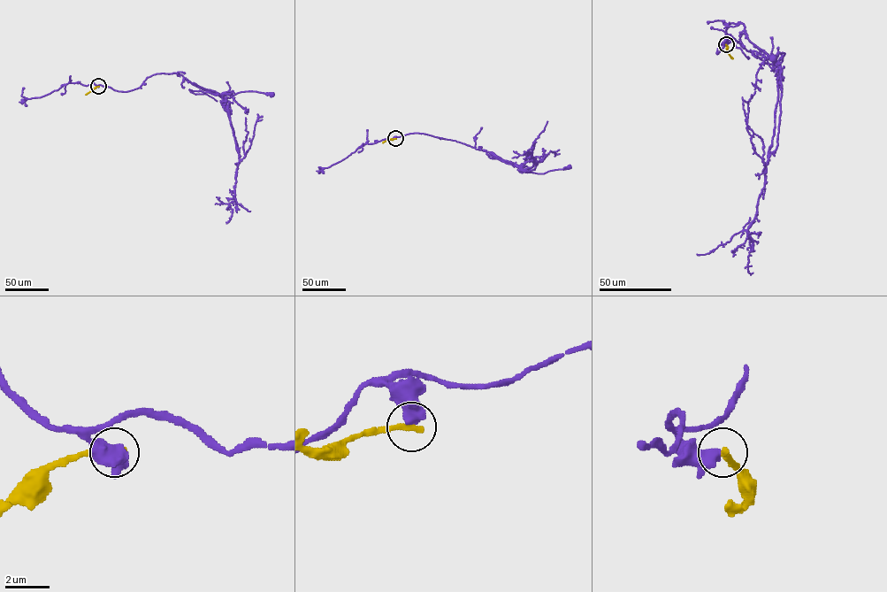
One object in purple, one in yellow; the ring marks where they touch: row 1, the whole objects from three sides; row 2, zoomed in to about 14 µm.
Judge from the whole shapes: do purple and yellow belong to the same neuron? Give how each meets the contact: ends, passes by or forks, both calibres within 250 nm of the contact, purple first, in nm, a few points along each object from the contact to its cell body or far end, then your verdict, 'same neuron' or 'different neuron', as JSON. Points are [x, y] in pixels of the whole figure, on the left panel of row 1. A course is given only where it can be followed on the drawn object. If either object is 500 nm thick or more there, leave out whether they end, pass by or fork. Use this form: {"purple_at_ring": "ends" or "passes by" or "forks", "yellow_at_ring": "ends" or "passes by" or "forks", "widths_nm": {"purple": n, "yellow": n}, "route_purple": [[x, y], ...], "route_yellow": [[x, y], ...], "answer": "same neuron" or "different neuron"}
{"widths_nm": {"purple": 600, "yellow": 340}, "route_purple": [[98, 86], [126, 92], [139, 88], [152, 75], [175, 73], [222, 97], [246, 91], [271, 95]], "route_yellow": [[98, 86], [86, 95]], "answer": "different neuron"}

